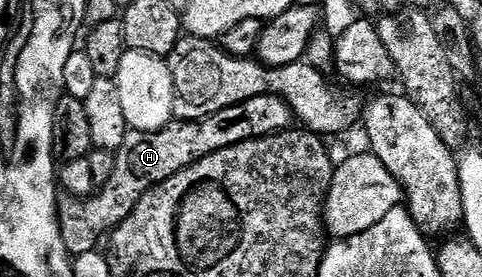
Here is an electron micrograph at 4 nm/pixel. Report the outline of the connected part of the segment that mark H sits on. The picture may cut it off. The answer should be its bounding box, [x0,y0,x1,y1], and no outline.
[55,94,295,258]

